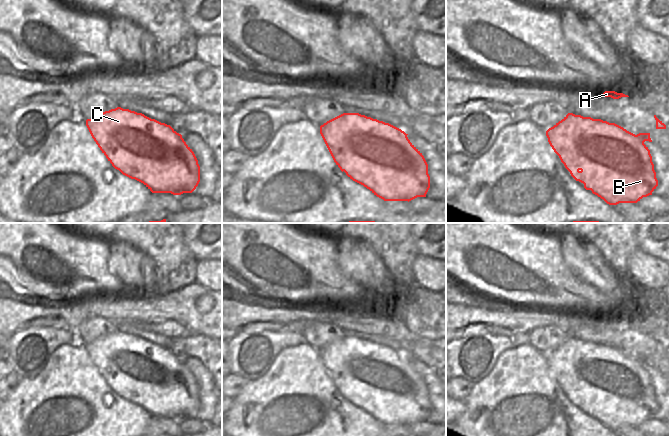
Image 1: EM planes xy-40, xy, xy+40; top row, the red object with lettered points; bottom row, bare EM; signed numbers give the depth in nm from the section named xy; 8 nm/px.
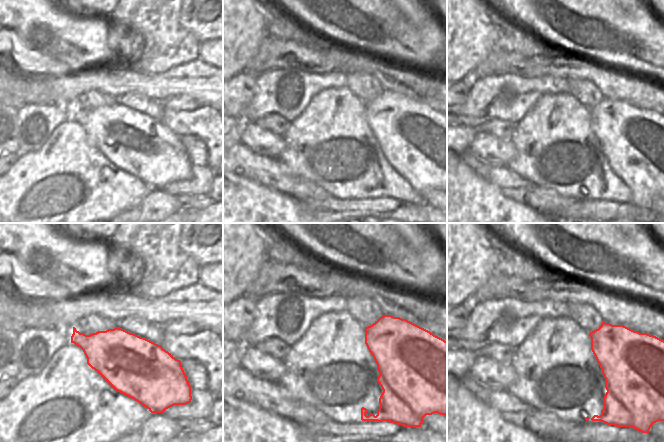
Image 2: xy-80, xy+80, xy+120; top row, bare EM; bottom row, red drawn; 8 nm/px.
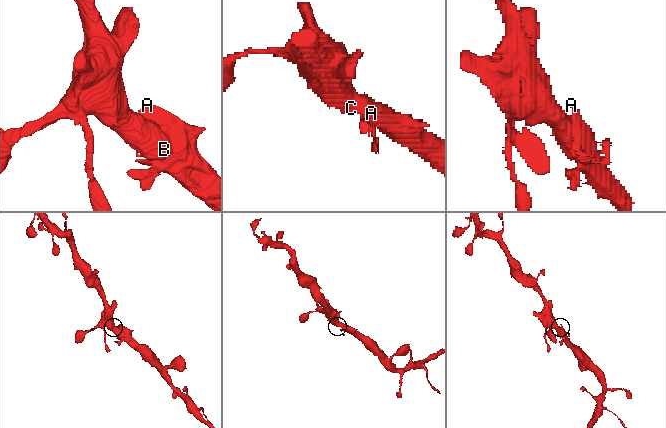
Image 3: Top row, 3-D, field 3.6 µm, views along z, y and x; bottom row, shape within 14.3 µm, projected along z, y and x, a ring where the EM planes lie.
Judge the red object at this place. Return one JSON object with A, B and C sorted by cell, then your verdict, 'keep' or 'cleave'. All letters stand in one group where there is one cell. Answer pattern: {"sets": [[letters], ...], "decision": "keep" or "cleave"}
{"sets": [["A", "B", "C"]], "decision": "keep"}

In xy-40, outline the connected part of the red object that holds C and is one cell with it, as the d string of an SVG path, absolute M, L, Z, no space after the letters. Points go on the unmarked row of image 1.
M117 331L86 344L86 350L108 385L123 399L143 407L152 417L192 417L200 406L200 390L182 359L170 349L142 337Z

